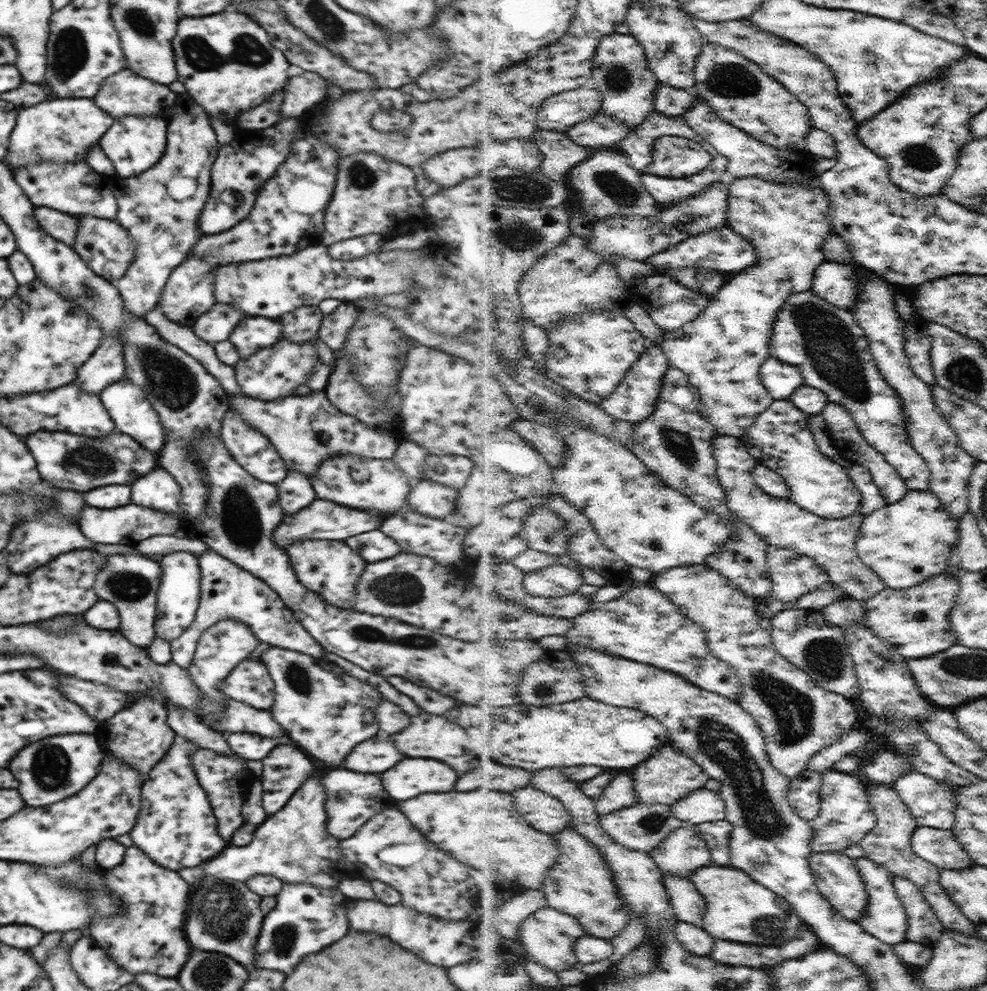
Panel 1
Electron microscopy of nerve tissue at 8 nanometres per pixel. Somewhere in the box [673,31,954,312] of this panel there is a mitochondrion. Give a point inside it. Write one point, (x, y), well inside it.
(726, 79)

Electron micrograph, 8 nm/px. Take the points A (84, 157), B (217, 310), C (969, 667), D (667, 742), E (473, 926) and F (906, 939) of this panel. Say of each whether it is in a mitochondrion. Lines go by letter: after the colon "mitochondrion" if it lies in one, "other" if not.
A: other
B: other
C: mitochondrion
D: other
E: other
F: other

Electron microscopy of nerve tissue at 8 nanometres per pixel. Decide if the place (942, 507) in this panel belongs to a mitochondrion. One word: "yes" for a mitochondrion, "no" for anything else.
no

